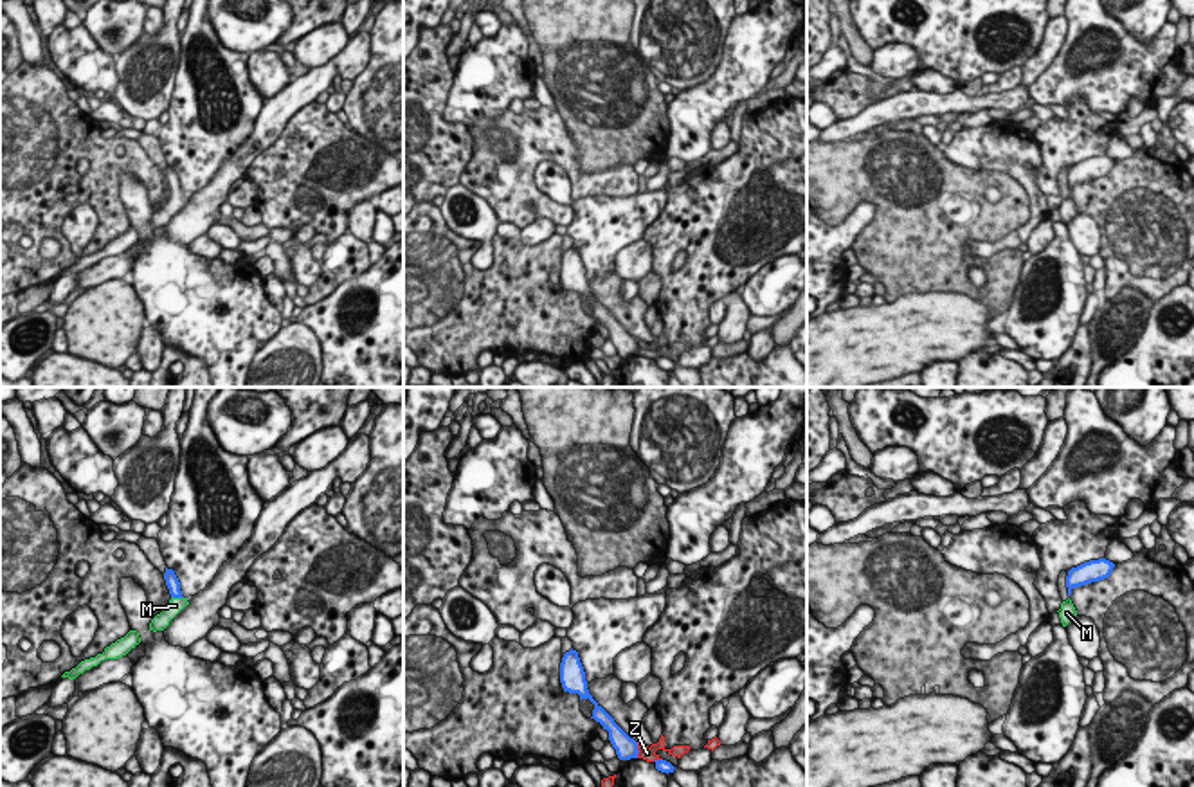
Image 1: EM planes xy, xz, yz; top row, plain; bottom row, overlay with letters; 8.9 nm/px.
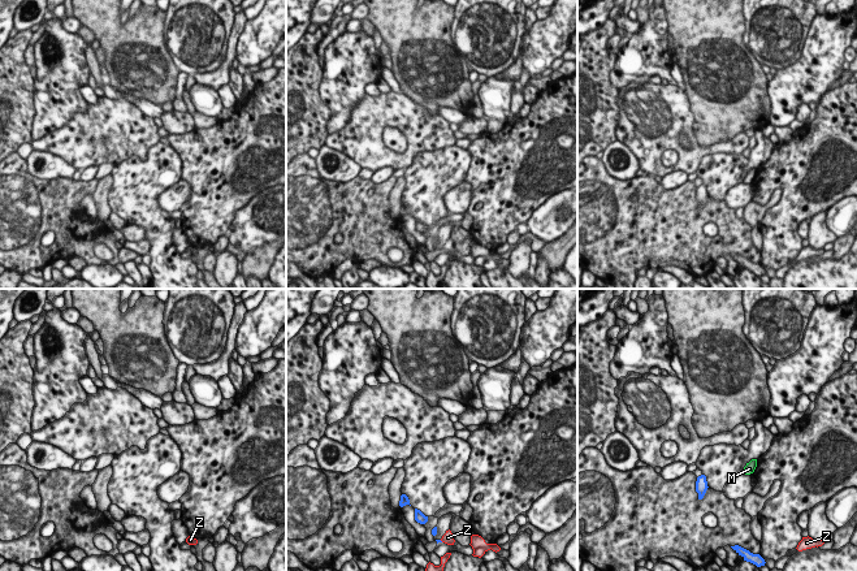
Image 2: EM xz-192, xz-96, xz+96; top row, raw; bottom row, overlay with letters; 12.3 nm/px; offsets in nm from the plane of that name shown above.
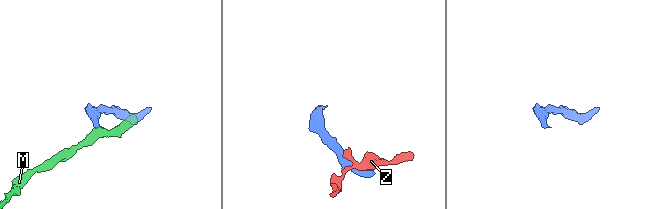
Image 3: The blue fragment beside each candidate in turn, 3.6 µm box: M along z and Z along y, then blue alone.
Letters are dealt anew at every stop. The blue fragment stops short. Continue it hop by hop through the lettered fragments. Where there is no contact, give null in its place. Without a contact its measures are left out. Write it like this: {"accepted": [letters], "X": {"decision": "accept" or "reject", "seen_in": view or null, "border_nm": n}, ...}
{"accepted": ["M"], "M": {"decision": "accept", "seen_in": "xy", "border_nm": 110}, "Z": {"decision": "reject", "seen_in": "xz", "border_nm": 140}}

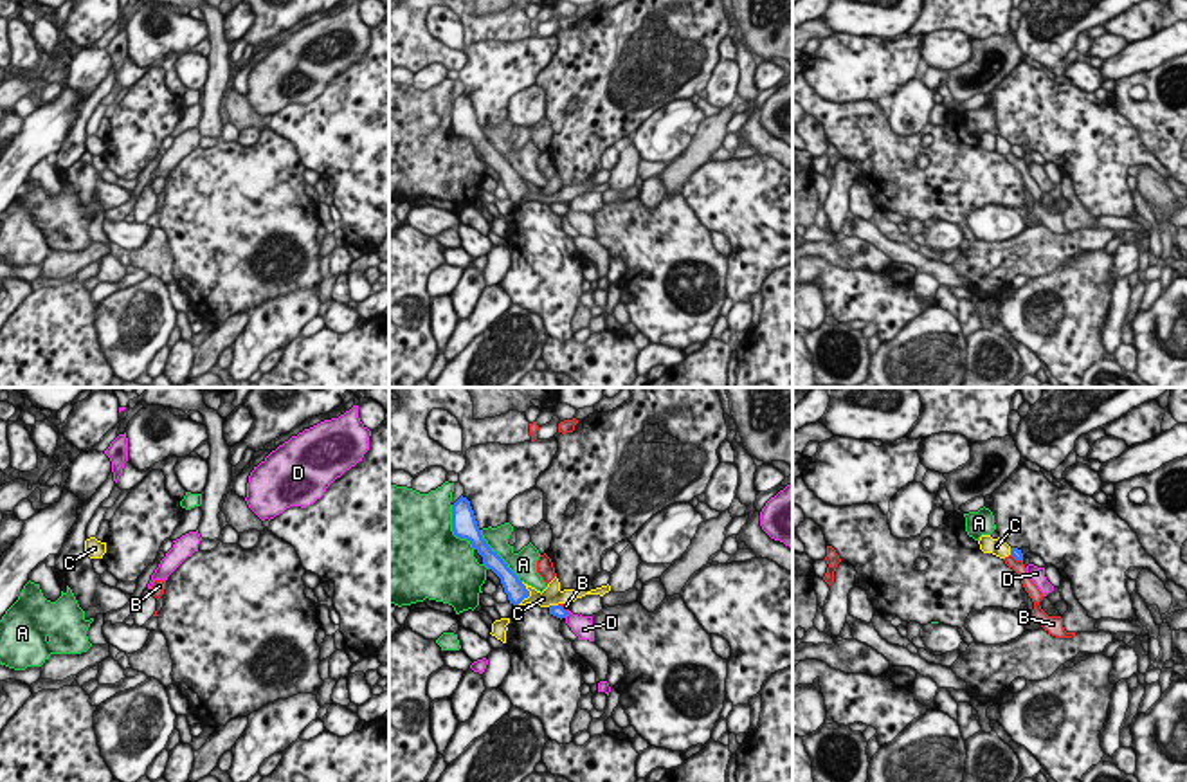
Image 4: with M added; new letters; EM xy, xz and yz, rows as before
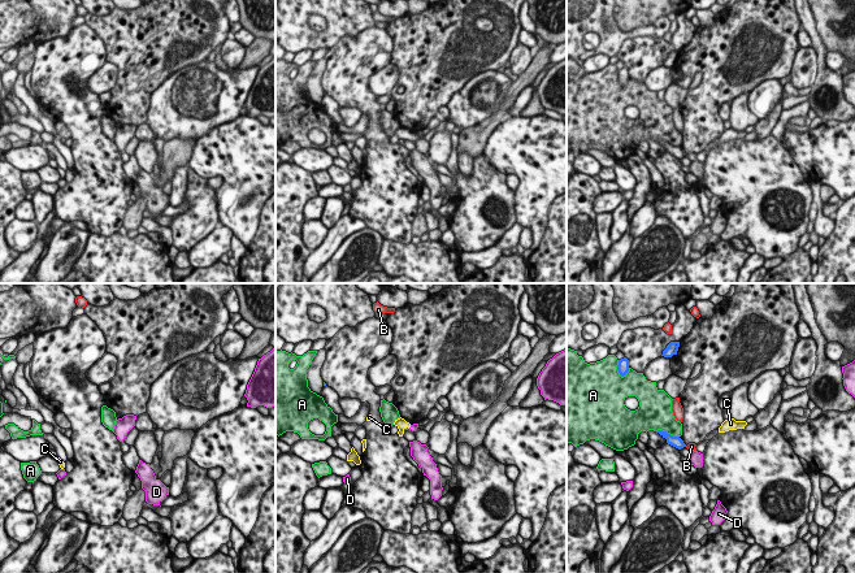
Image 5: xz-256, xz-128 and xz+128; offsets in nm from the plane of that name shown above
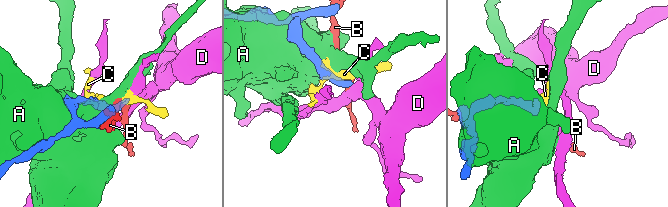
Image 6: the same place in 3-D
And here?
{"accepted": [], "A": {"decision": "reject", "seen_in": "xz", "border_nm": 600}, "B": {"decision": "reject", "seen_in": "yz", "border_nm": 130}, "C": {"decision": "reject", "seen_in": "xz", "border_nm": 220}, "D": {"decision": "reject", "seen_in": "xz", "border_nm": 80}}

